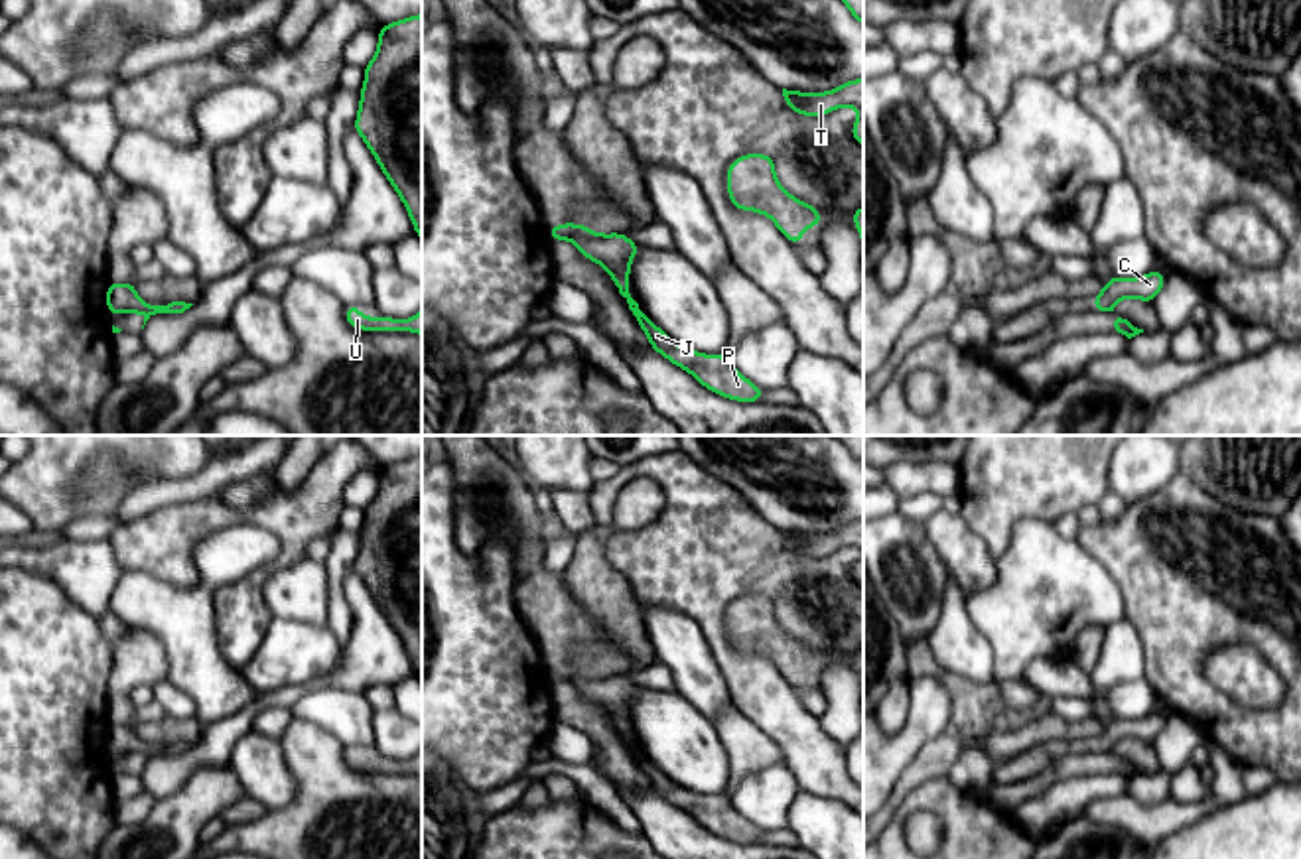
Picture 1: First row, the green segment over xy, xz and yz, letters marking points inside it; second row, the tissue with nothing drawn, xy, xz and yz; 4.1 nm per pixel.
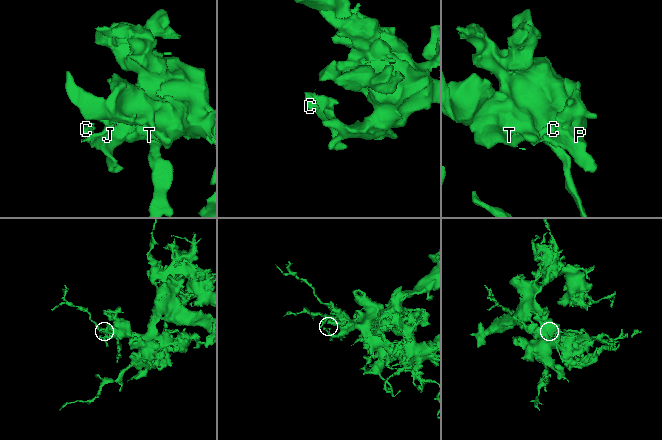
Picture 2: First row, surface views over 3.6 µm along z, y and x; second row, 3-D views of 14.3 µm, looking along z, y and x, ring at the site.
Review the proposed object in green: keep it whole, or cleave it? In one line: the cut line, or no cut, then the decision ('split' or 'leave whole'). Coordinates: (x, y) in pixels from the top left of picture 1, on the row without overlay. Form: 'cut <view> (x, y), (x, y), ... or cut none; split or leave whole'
cut xz (592, 672), (572, 682); split

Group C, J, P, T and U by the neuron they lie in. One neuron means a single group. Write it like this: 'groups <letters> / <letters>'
groups C / J P T U

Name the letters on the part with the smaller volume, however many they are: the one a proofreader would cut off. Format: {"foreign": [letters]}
{"foreign": ["C"]}

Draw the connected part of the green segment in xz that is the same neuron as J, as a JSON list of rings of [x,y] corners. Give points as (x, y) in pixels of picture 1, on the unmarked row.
[[[623,674],[576,678],[574,686],[582,697],[603,707],[619,735],[627,741],[639,768],[647,774],[650,790],[666,798],[672,806],[688,812],[702,827],[737,843],[761,843],[765,831],[755,827],[743,816],[739,816],[725,796],[702,796],[676,786],[662,770],[658,770],[639,745],[629,735],[629,711],[631,701],[639,694],[639,686],[627,680]]]

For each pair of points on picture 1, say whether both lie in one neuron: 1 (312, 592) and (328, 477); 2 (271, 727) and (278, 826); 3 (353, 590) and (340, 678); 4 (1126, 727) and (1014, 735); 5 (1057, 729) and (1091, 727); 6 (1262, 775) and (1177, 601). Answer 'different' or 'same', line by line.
1: different
2: different
3: same
4: different
5: same
6: different

